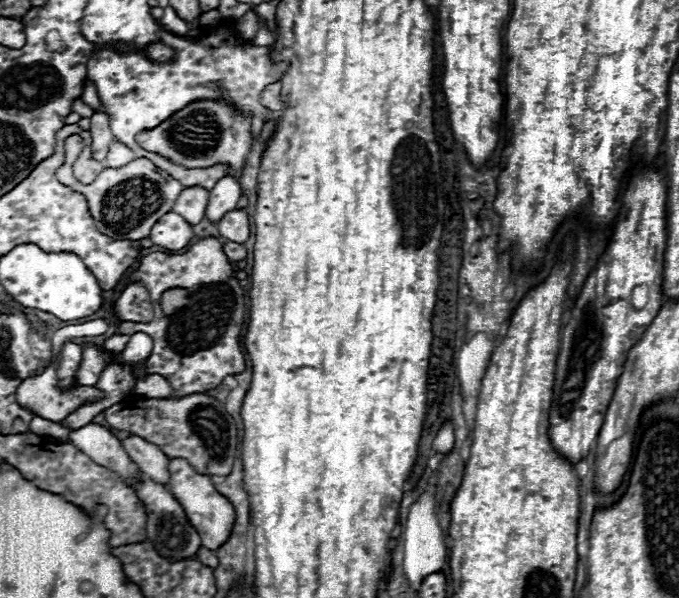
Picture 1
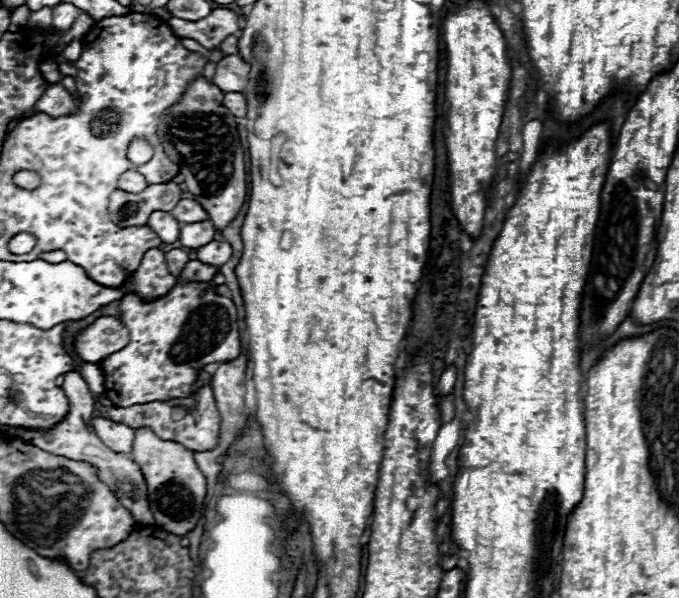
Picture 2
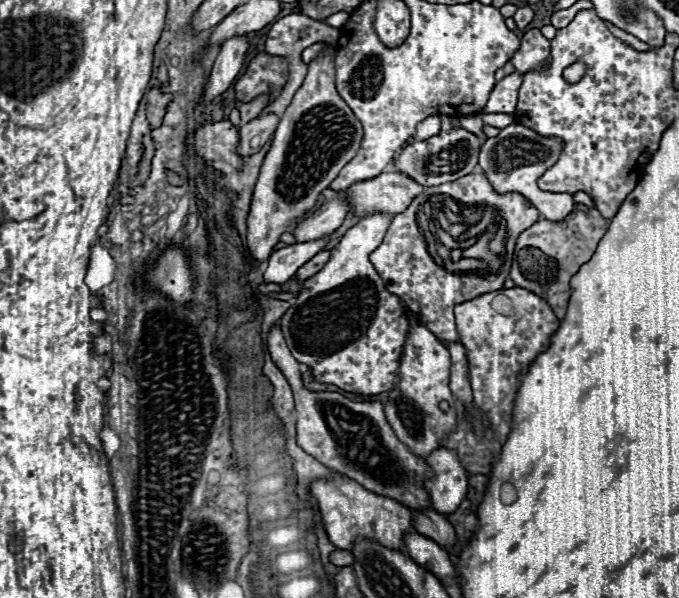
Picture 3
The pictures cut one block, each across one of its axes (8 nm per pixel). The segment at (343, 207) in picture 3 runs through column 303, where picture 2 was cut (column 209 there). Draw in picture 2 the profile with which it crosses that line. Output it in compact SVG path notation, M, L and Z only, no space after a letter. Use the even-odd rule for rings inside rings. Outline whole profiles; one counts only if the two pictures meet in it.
M210 220L206 222L194 222L194 224L182 224L180 228L180 242L184 248L202 248L206 246L206 242L214 240L214 226Z

